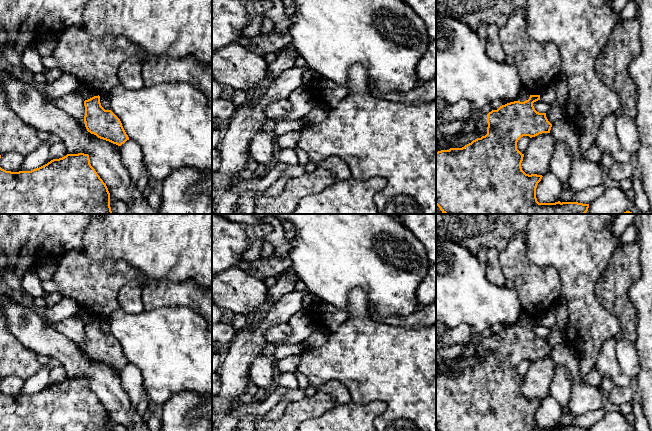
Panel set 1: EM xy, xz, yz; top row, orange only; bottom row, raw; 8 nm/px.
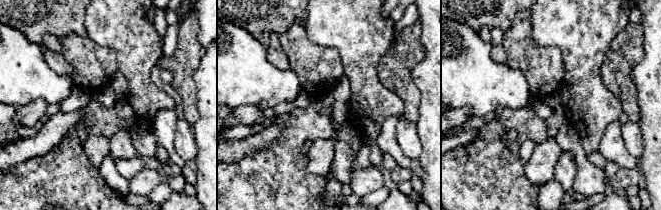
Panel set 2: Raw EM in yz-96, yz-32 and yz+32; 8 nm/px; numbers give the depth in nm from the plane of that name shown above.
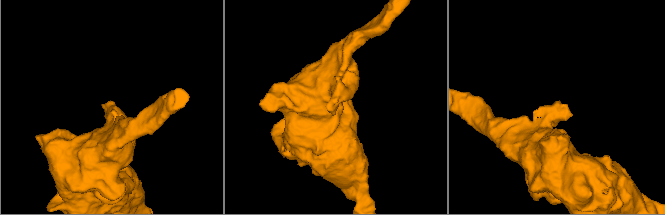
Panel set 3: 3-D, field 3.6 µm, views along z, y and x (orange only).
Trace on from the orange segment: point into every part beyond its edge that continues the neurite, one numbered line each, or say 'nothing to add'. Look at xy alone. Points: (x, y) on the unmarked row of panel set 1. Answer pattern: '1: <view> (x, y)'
nothing to add

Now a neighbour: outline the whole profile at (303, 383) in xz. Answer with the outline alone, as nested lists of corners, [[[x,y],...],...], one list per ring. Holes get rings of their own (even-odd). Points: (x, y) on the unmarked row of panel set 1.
[[[299,370],[294,371],[294,373],[298,380],[298,388],[306,391],[307,387],[309,386],[309,381],[307,377]]]

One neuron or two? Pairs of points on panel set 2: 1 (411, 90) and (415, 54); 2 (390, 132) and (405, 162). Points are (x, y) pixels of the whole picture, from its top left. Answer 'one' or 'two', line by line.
1: one
2: one

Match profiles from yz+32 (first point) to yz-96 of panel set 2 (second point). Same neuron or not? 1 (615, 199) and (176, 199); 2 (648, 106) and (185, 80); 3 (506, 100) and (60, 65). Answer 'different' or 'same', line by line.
1: same
2: different
3: different

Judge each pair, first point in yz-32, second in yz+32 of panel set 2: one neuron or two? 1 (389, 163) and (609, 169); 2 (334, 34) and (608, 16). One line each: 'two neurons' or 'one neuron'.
1: one neuron
2: one neuron

